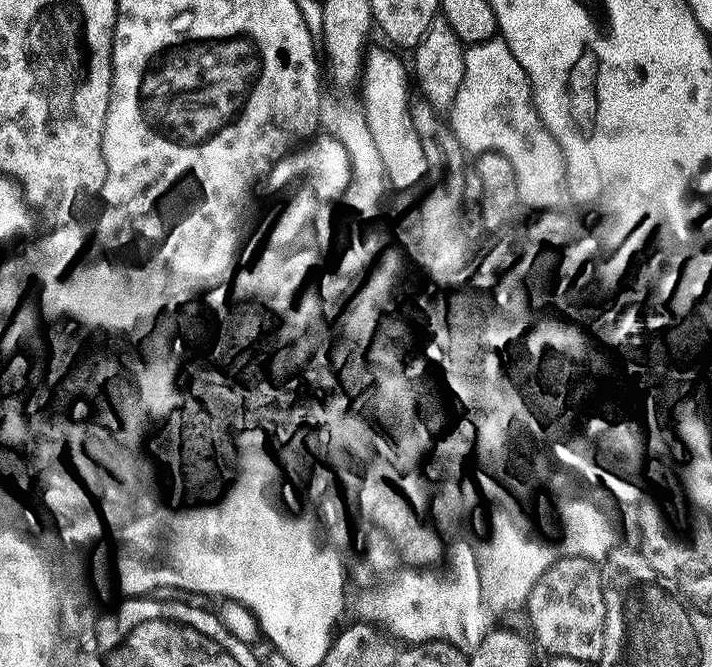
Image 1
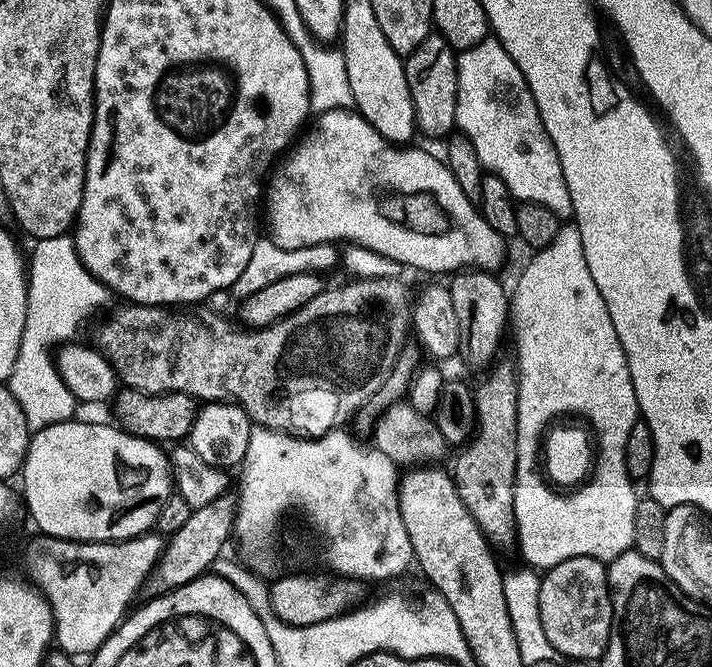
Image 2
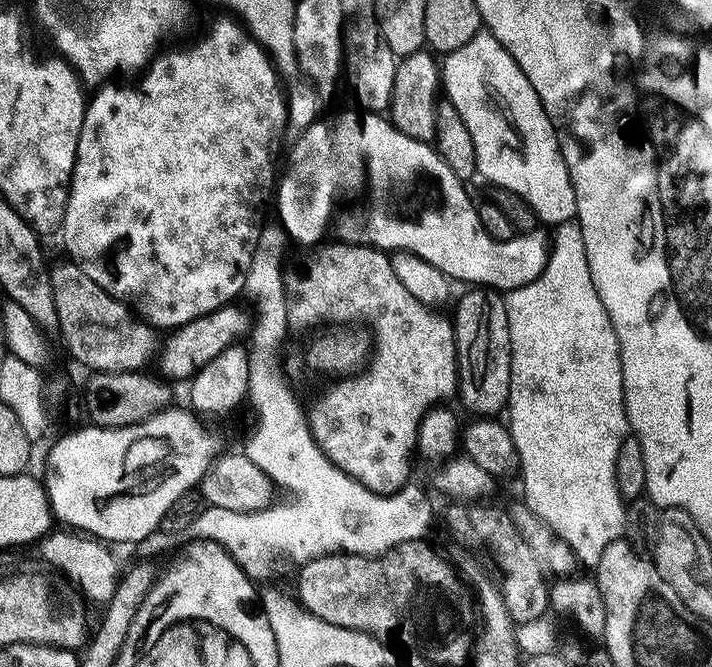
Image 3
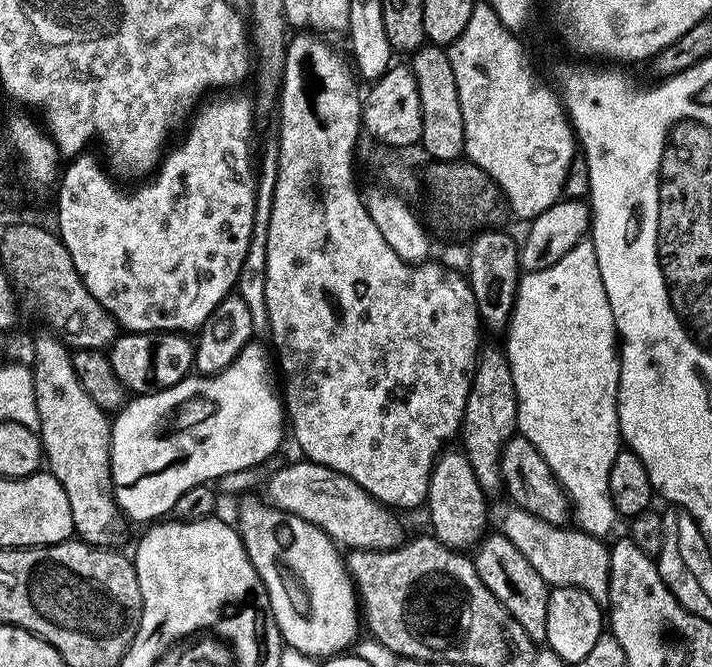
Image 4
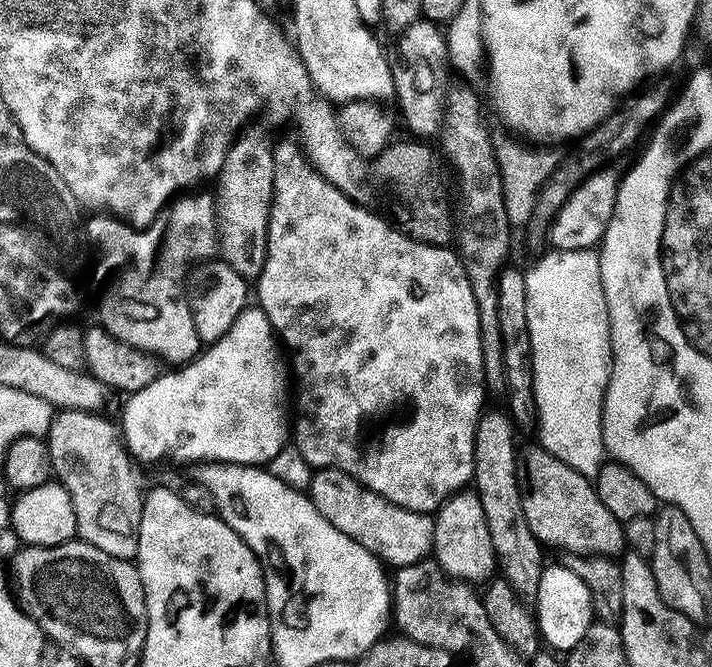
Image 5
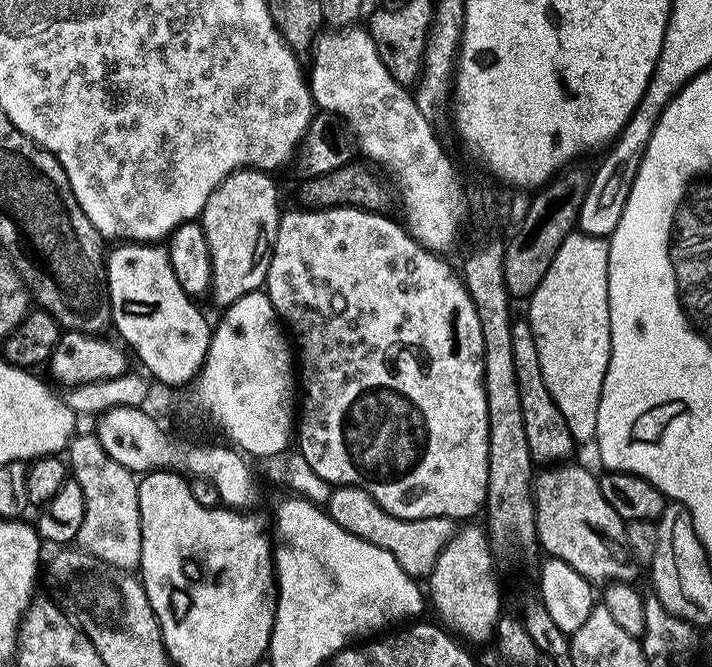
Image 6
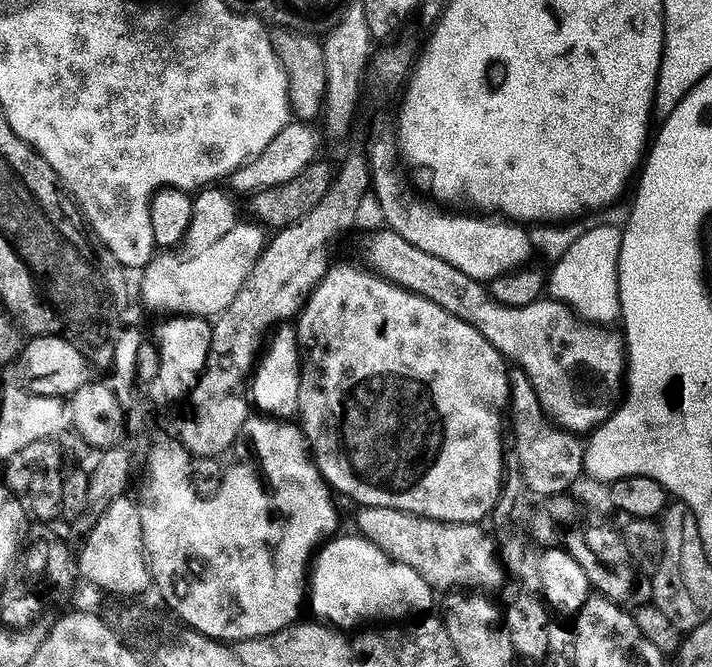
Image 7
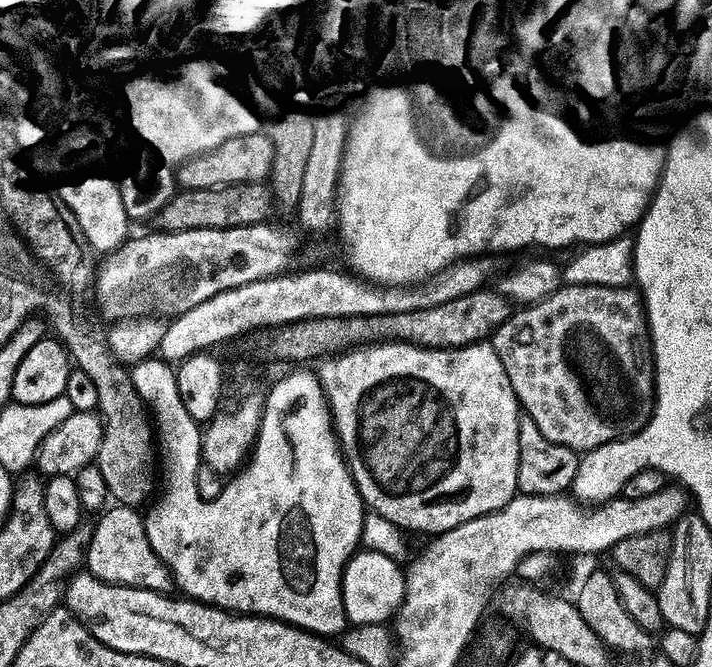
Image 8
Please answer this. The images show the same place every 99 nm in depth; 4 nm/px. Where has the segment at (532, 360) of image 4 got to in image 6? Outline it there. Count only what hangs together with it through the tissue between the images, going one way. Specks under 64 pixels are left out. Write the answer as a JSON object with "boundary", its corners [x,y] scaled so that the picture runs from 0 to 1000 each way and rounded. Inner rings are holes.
{"boundary":[[[805,351],[795,357],[772,399],[767,417],[744,448],[747,463],[739,478],[753,504],[761,561],[784,615],[794,624],[801,649],[810,667],[830,667],[840,645],[840,609],[846,597],[846,579],[851,573],[851,555],[857,549],[860,502],[857,501],[857,364],[846,354]]]}

